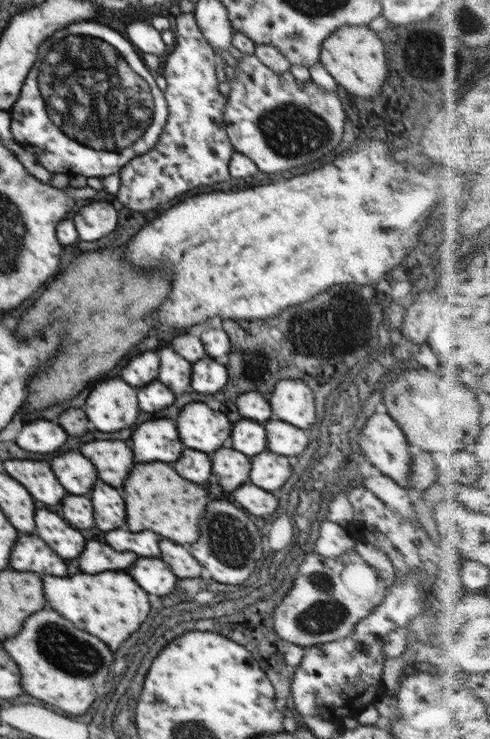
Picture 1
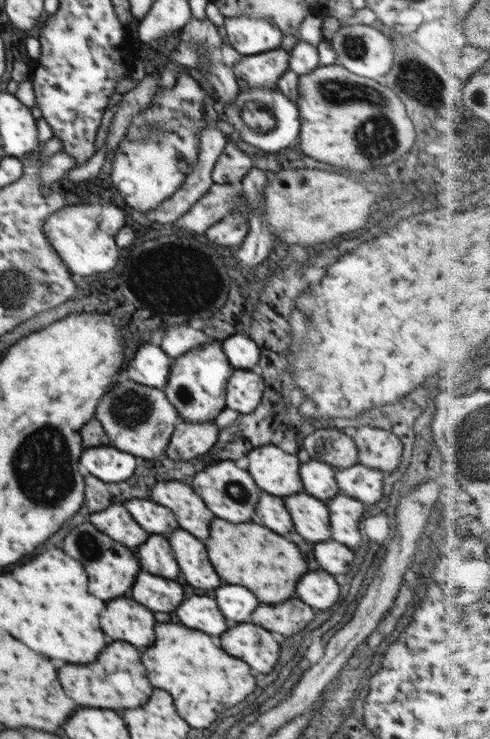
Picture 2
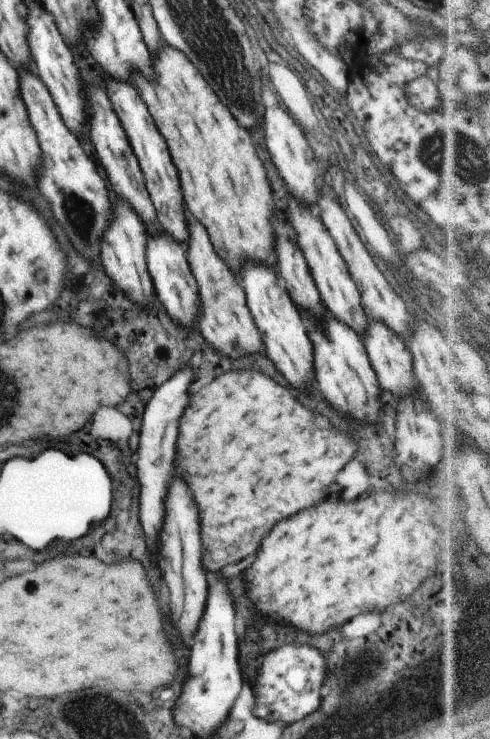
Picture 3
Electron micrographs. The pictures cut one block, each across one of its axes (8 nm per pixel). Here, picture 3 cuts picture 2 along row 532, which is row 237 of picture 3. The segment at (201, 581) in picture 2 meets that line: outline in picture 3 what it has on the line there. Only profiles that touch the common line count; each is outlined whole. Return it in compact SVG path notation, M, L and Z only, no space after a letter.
M110 80L108 82L108 96L110 96L110 102L114 104L116 116L120 118L124 132L128 134L128 142L130 142L130 146L132 146L138 162L140 162L140 168L142 168L144 178L146 178L146 188L148 188L150 198L156 206L157 220L161 224L162 230L177 243L187 248L189 226L187 225L186 214L184 214L184 198L180 192L178 172L176 172L176 166L172 164L172 158L170 158L170 152L168 152L164 138L160 136L150 112L146 110L144 102L136 94L134 86Z

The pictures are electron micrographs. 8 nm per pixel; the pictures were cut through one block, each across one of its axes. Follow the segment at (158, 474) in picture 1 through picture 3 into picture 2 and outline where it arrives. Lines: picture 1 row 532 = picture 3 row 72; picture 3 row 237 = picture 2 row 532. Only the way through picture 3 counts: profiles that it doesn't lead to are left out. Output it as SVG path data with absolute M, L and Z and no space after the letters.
M214 518L210 526L210 536L204 544L208 550L208 560L212 562L218 576L228 584L246 586L264 604L278 604L290 598L296 588L296 582L306 572L306 564L296 544L288 542L286 538L260 524L232 524Z

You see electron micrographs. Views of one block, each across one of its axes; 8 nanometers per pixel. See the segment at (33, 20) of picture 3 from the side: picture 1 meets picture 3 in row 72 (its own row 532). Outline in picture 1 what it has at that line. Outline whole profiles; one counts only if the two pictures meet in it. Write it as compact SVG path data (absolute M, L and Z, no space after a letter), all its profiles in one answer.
M36 509L36 534L60 556L78 558L84 552L84 538L78 530L70 528L66 520L50 510Z

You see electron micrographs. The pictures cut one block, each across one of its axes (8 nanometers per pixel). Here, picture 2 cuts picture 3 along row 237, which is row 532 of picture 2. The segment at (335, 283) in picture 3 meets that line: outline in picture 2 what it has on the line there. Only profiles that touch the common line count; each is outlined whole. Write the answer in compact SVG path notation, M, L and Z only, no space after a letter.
M294 493L283 497L286 510L292 516L296 532L312 542L330 540L330 528L326 528L326 506L323 500L308 493Z

